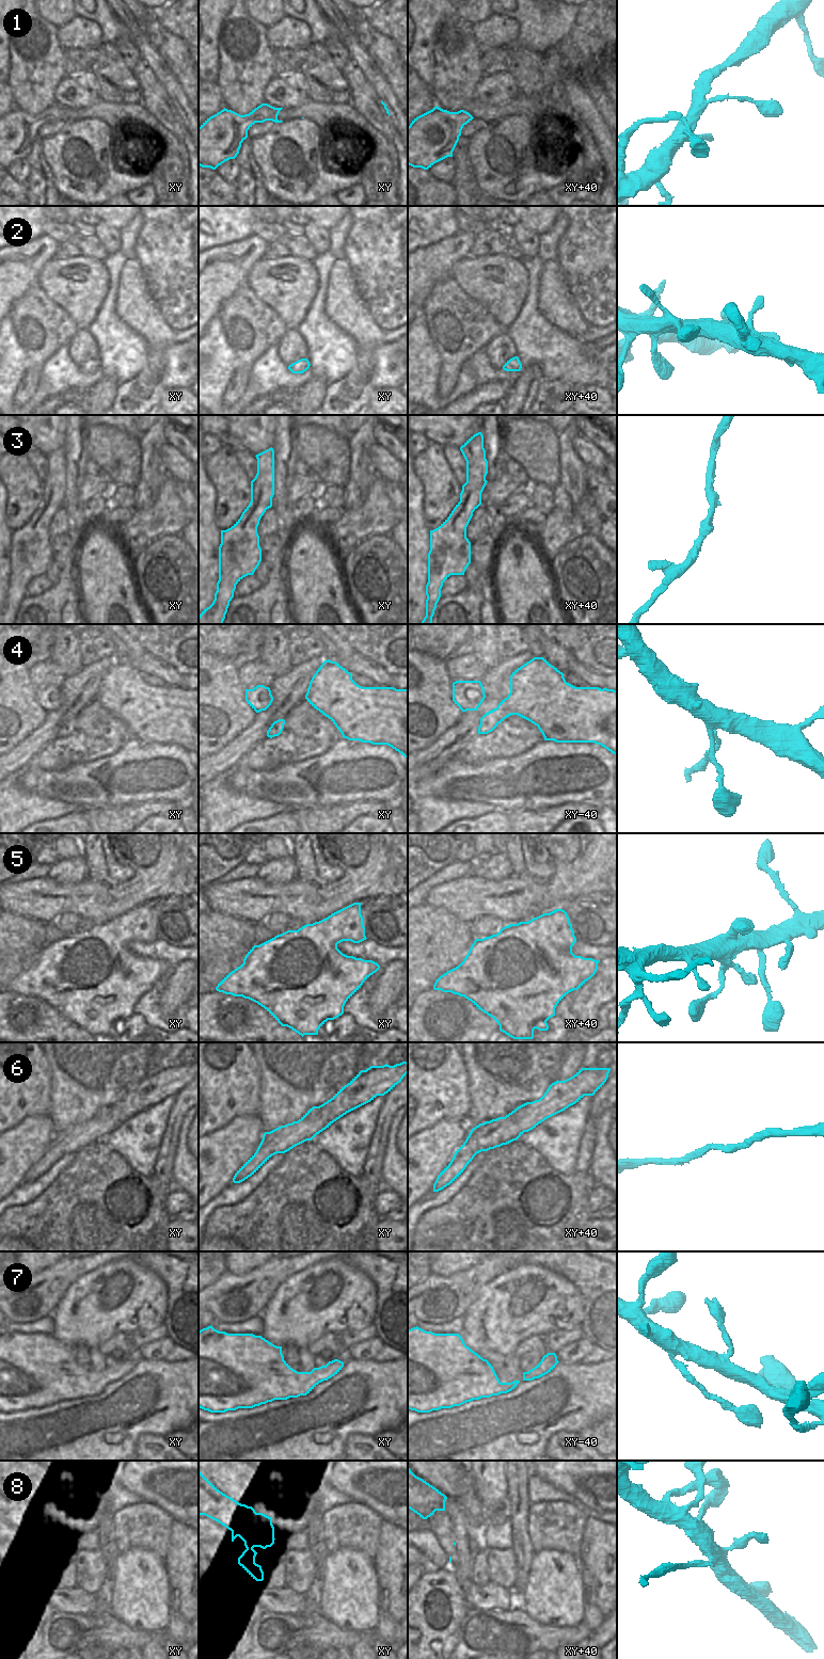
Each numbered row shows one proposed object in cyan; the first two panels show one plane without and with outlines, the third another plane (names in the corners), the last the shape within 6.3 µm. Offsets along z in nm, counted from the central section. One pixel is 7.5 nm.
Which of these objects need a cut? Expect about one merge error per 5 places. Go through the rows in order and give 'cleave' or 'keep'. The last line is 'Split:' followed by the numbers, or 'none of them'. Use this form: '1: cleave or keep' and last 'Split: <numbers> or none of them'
1: keep
2: keep
3: keep
4: keep
5: keep
6: keep
7: keep
8: cleave
Split: 8

